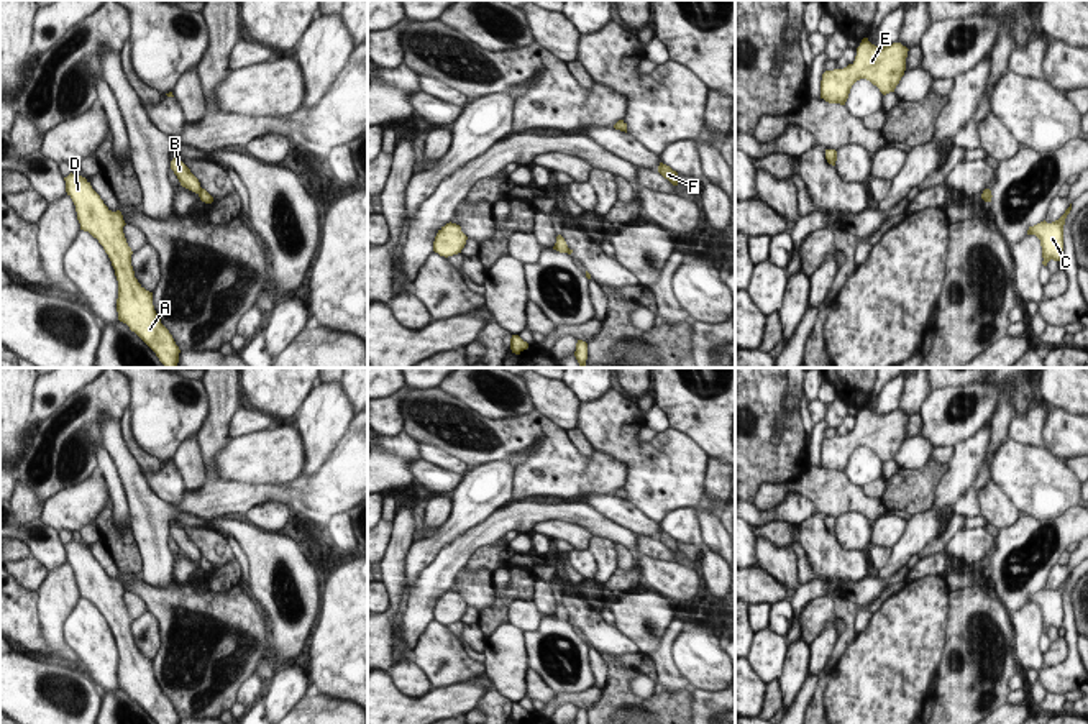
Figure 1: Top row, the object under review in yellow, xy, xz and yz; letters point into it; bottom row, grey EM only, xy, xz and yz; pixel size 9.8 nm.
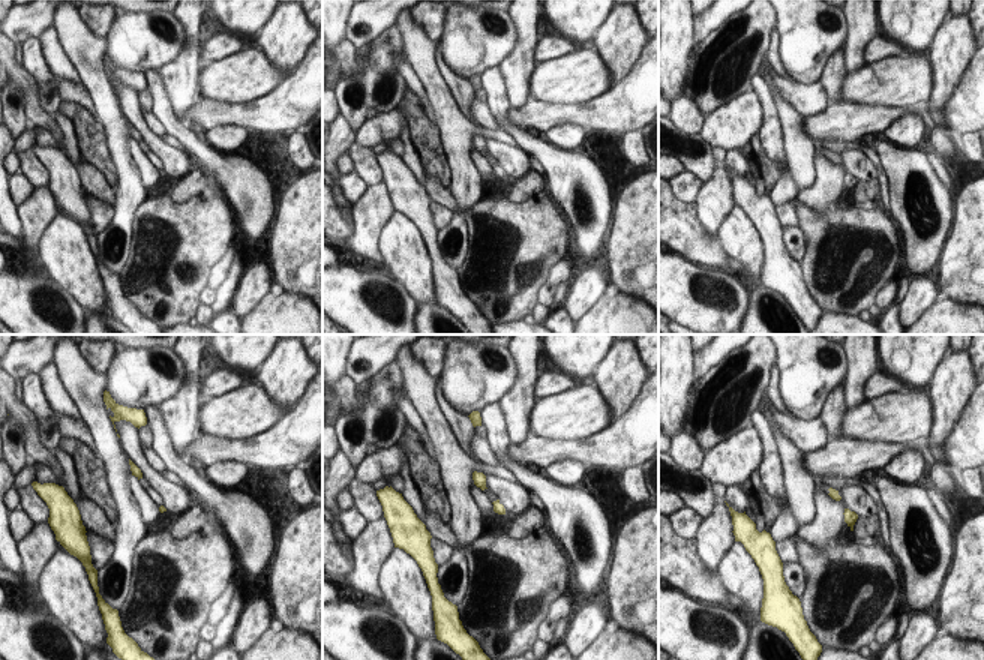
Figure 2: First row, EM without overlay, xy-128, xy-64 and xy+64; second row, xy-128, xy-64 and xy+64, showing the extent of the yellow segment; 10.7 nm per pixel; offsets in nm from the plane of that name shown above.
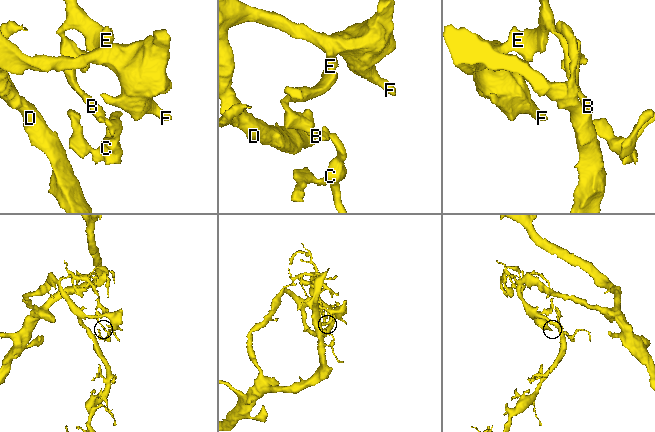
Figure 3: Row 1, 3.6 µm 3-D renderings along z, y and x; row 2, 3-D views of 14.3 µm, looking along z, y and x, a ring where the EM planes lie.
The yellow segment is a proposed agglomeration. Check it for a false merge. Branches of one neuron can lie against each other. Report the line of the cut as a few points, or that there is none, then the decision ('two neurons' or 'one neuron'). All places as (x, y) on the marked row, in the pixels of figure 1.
cut xy (202, 189), (197, 192); two neurons

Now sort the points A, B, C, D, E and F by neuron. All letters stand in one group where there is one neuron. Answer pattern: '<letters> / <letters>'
A B D E F / C

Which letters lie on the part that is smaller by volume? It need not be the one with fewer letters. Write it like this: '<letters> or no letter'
C

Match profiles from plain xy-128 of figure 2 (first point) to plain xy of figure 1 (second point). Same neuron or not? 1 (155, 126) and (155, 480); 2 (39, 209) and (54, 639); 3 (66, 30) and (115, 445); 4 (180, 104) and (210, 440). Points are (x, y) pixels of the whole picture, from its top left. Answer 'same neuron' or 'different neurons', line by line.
1: same neuron
2: same neuron
3: same neuron
4: same neuron

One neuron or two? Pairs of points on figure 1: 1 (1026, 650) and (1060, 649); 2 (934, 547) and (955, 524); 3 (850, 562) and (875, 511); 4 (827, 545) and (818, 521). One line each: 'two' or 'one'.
1: two
2: one
3: two
4: one

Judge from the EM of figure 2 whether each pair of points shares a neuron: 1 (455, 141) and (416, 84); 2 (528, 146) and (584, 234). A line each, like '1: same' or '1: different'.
1: different
2: same

